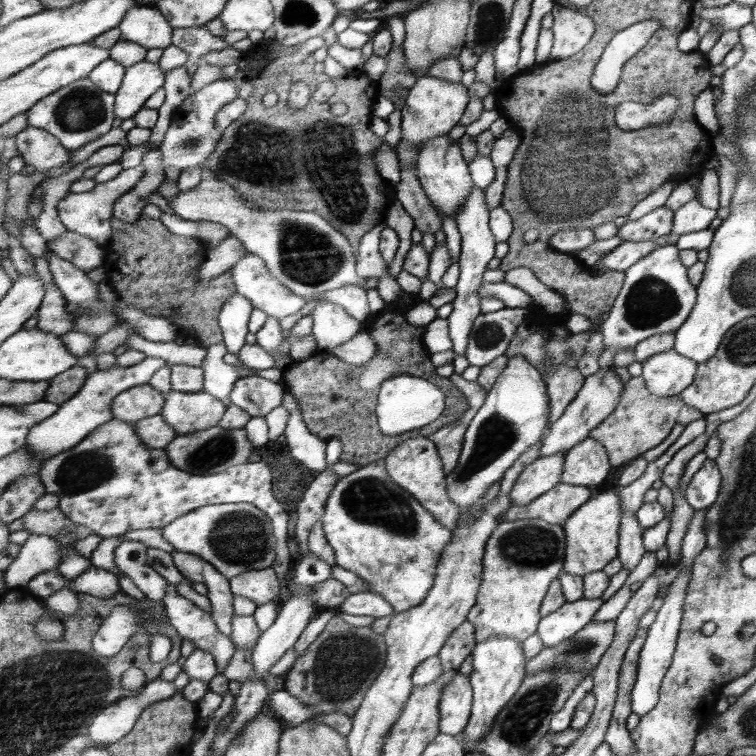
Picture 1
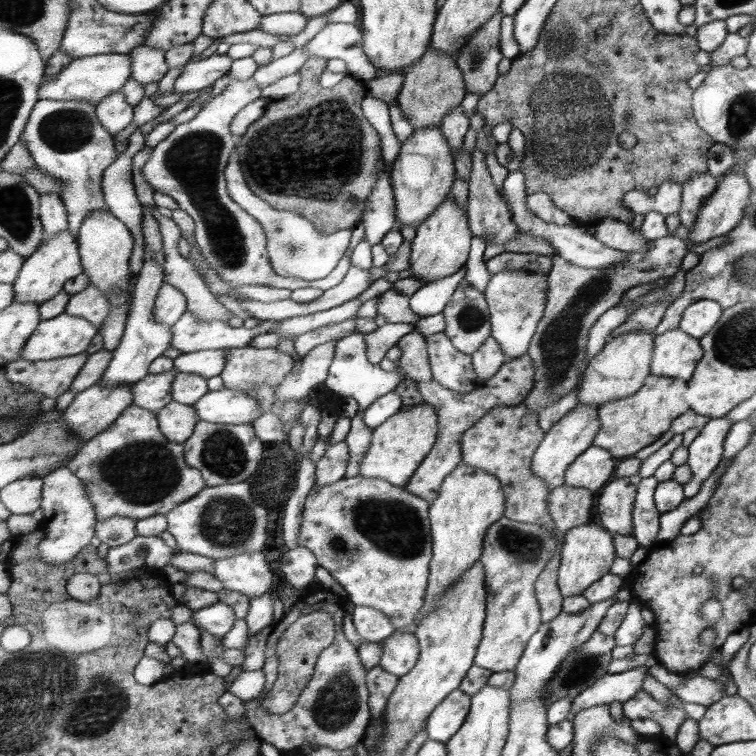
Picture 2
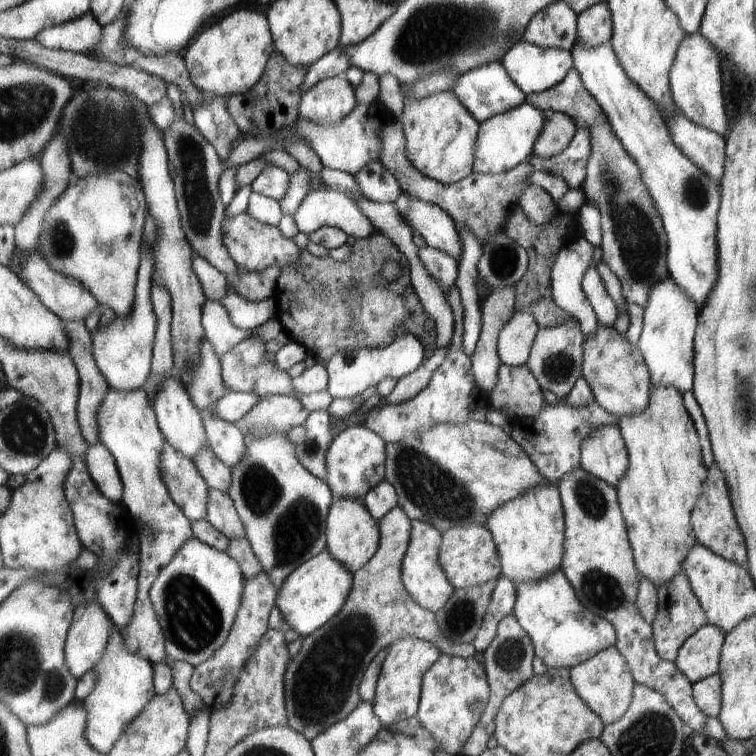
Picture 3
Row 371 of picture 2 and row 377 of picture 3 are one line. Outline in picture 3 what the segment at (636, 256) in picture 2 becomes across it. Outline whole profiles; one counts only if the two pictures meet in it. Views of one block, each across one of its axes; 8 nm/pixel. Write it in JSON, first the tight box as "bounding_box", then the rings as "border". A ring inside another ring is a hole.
{"bounding_box":[527,318,583,398],"border":[[[569,318],[569,321],[563,322],[562,325],[541,328],[527,365],[536,375],[543,390],[549,390],[559,398],[567,396],[575,380],[581,377],[583,365],[583,334],[577,322]]]}

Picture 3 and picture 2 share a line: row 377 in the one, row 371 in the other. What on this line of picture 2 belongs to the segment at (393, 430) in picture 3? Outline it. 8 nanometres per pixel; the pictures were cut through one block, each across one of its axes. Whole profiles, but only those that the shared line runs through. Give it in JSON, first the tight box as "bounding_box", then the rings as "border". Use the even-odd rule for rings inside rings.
{"bounding_box":[426,332,485,393],"border":[[[438,332],[426,336],[433,377],[451,390],[467,393],[485,384],[473,366],[472,356],[461,352],[449,335]]]}

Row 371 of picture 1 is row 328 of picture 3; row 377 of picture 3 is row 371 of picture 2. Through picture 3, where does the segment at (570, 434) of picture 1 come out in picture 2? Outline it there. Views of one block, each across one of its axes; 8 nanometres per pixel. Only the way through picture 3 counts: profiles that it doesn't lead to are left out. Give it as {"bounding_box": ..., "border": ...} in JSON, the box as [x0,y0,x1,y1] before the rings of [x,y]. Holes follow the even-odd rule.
{"bounding_box":[577,330,653,407],"border":[[[635,330],[608,339],[583,369],[581,384],[577,385],[577,404],[600,407],[605,402],[635,394],[641,388],[643,379],[650,374],[653,336],[652,332],[645,334],[641,330]]]}

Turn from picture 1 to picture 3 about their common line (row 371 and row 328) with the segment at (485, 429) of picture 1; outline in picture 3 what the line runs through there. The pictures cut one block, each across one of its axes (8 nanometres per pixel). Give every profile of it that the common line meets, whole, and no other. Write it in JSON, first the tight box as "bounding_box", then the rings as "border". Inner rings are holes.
{"bounding_box":[498,311,541,367],"border":[[[514,311],[501,330],[498,351],[503,366],[520,367],[528,364],[541,326],[531,312]]]}

